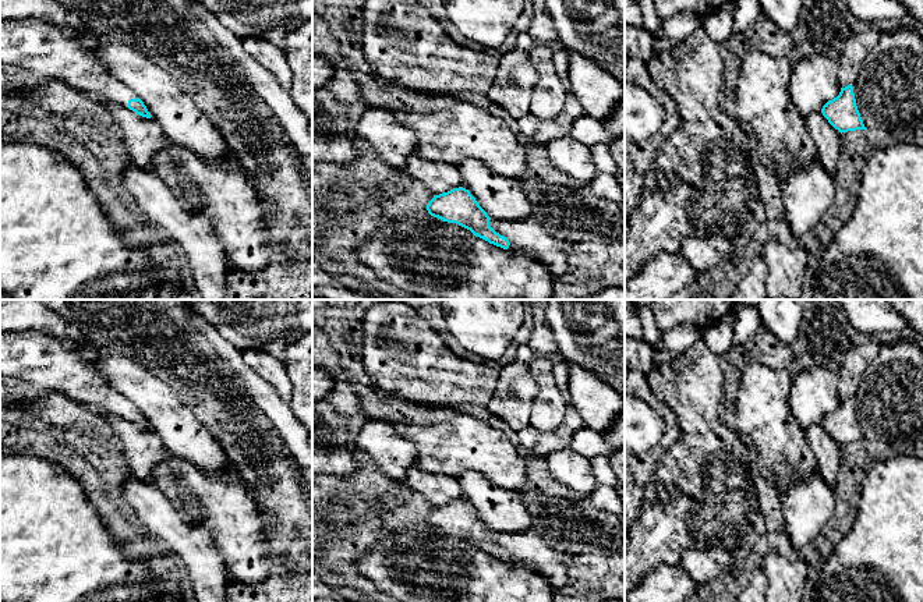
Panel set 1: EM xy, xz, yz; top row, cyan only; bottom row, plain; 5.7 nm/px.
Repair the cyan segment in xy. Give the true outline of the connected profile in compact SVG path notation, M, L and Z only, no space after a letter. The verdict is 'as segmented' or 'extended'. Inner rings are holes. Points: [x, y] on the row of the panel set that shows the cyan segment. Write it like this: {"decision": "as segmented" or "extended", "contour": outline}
{"decision": "extended", "contour": "M0 18L0 63L18 65L151 118L137 95L113 77L68 31L36 18Z"}

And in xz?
{"decision": "as segmented", "contour": "M463 187L434 195L427 205L427 210L434 217L448 223L456 223L470 230L474 236L489 244L503 249L508 249L510 245L506 237L501 236L489 226L491 217L478 205L470 191Z"}

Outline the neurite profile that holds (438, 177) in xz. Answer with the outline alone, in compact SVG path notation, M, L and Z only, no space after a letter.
M413 155L409 157L403 170L410 178L421 183L425 190L434 195L439 195L459 187L464 188L462 176L457 173L456 166L445 162L429 162Z

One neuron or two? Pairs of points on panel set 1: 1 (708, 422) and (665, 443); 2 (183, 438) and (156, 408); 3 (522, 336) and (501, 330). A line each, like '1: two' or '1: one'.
1: two
2: one
3: two

